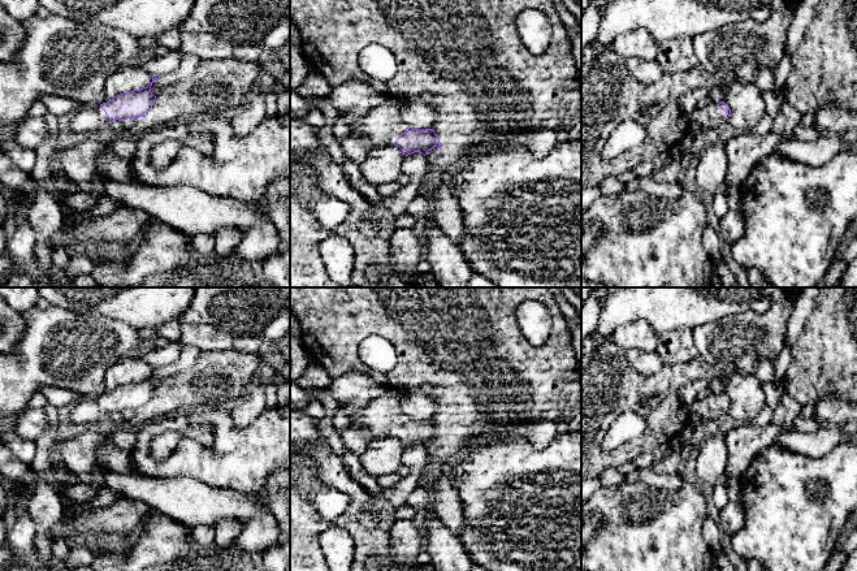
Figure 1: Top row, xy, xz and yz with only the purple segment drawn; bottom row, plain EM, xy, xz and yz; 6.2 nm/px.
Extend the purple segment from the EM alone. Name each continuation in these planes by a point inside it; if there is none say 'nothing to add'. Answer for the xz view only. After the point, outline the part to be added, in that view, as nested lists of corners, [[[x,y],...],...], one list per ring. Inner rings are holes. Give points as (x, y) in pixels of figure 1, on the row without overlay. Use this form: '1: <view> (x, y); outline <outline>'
1: xz (381, 416); outline [[[386,392],[369,401],[359,416],[351,420],[351,425],[367,429],[375,438],[393,436],[407,419],[401,410],[399,401],[399,397]]]

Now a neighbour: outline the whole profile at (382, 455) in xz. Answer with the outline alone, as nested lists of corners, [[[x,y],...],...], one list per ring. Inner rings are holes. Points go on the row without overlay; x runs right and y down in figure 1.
[[[393,434],[385,438],[373,438],[359,459],[367,473],[378,477],[394,473],[402,466],[404,450],[406,446]]]

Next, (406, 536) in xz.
[[[395,520],[390,528],[391,559],[402,571],[415,571],[417,567],[417,555],[424,550],[424,533],[416,520]]]

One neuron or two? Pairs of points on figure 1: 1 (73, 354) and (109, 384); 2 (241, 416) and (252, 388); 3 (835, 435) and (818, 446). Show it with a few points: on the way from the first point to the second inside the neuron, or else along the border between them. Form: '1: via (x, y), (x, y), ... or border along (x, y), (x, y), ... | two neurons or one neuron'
1: border along (124, 357), (107, 370), (103, 393) | two neurons
2: via (246, 410), (252, 402), (252, 394) | one neuron
3: via (831, 436), (822, 442) | one neuron

